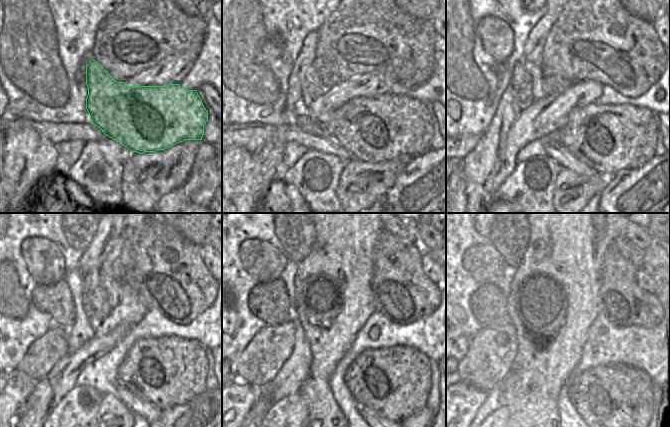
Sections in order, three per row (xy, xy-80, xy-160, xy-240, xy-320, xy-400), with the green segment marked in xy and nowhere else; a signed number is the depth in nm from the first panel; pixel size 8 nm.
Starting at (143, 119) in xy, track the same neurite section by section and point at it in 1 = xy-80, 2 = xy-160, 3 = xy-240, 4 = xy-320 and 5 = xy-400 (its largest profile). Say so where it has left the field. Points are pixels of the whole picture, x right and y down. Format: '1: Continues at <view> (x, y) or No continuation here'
1: Continues at xy-80 (388, 127)
2: Continues at xy-160 (609, 139)
3: Continues at xy-240 (167, 372)
4: Continues at xy-320 (395, 382)
5: Continues at xy-400 (616, 401).

